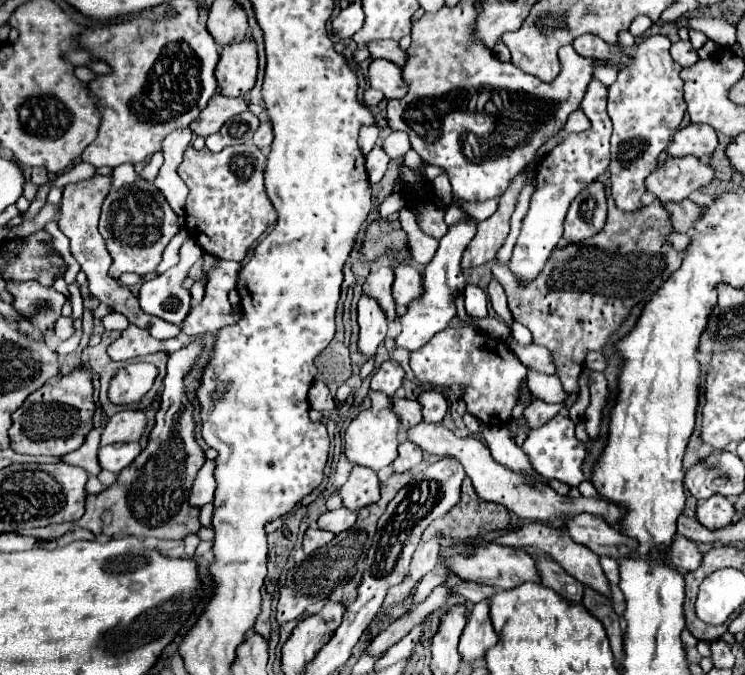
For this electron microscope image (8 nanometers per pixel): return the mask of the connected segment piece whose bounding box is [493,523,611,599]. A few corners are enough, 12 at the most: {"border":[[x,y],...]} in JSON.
{"border":[[529,523],[493,541],[535,547],[611,599],[597,557],[567,531]]}

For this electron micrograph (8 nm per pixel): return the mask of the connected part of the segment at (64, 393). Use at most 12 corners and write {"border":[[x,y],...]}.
{"border":[[83,365],[13,413],[11,449],[67,455],[93,429]]}

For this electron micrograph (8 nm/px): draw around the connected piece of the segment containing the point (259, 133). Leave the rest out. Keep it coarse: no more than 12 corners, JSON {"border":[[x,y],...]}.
{"border":[[261,123],[253,143],[267,151],[273,141],[271,125]]}

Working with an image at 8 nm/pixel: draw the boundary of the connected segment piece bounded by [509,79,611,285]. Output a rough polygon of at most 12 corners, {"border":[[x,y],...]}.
{"border":[[591,81],[571,133],[537,165],[509,261],[521,285],[545,267],[575,195],[609,167],[607,87]]}

